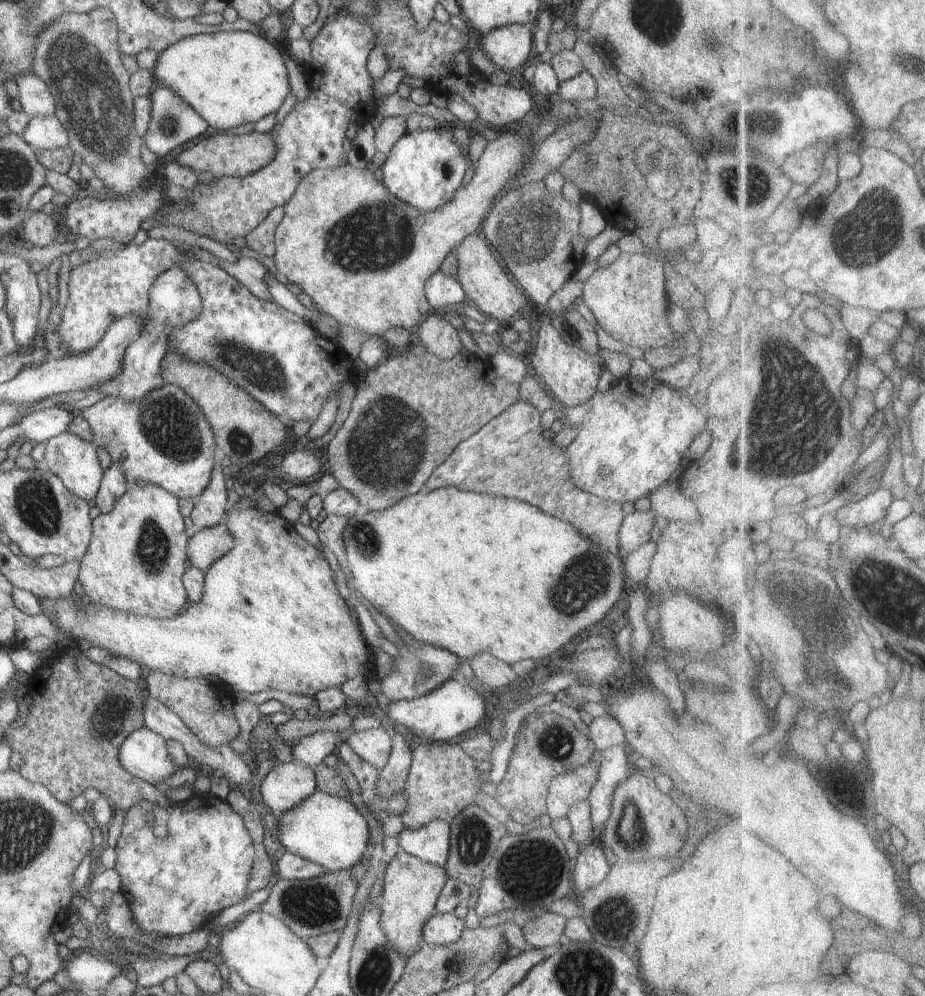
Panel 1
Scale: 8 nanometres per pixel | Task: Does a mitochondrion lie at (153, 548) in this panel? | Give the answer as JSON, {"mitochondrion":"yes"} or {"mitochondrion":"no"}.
{"mitochondrion":"yes"}

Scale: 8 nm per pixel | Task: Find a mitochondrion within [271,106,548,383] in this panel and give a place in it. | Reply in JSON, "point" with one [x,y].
{"point":[373,237]}

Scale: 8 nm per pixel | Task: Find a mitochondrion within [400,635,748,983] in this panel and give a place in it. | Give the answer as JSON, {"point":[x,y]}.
{"point":[530,870]}

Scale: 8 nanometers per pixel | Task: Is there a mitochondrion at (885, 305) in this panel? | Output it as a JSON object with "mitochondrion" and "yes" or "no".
{"mitochondrion":"no"}

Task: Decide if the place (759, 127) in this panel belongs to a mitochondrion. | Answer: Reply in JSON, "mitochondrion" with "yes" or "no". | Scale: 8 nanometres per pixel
{"mitochondrion":"yes"}

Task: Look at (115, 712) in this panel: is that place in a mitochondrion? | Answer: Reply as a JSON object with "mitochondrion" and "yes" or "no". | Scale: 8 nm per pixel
{"mitochondrion":"yes"}

